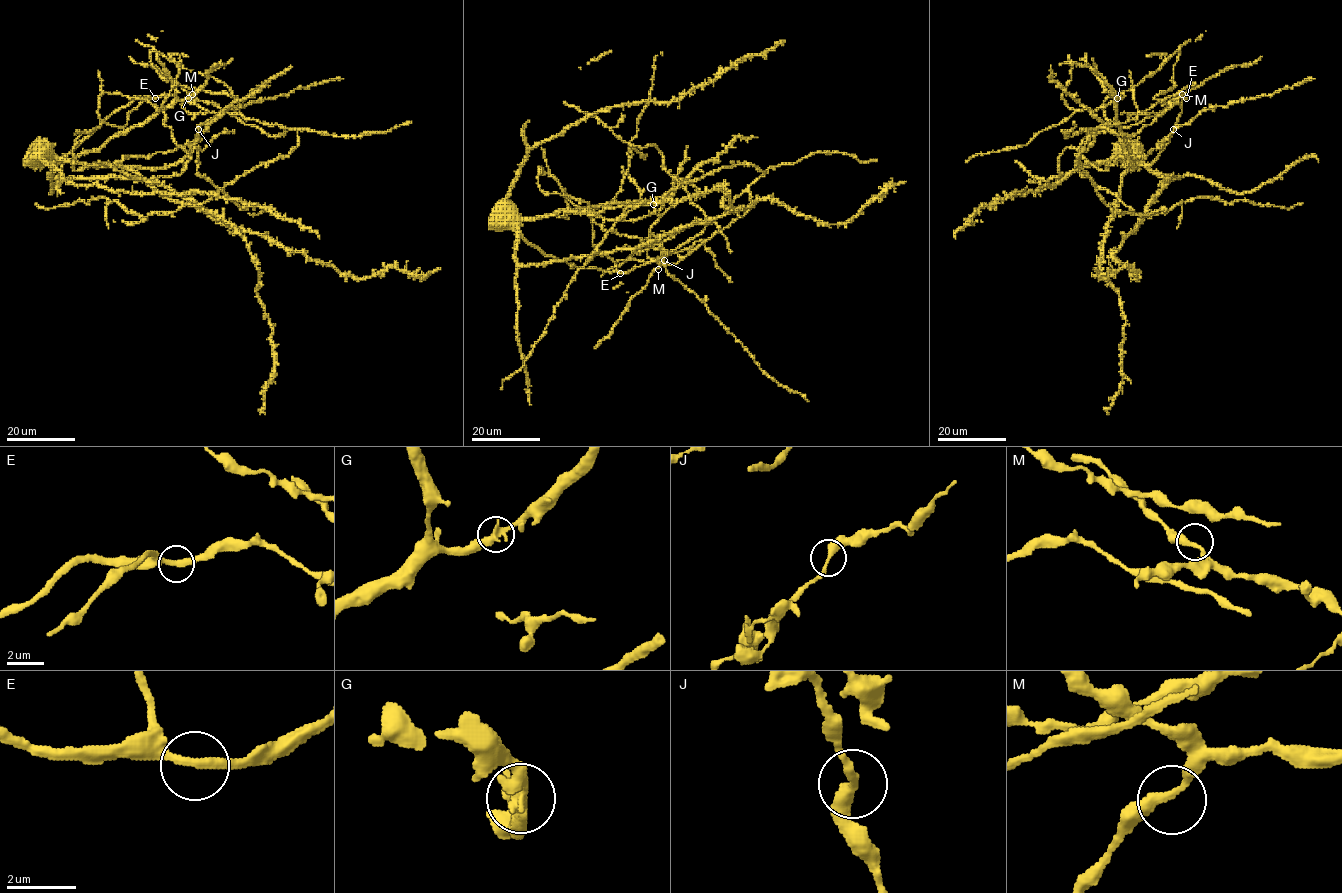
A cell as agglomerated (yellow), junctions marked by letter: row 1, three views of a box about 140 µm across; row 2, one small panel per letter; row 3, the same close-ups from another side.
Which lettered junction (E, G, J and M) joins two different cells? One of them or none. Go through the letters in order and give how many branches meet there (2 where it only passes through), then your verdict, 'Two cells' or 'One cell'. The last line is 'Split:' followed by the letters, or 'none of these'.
E: Branches: 2. One cell
G: Branches: 2. One cell
J: Branches: 2. One cell
M: Branches: 2. One cell
Split: none of these

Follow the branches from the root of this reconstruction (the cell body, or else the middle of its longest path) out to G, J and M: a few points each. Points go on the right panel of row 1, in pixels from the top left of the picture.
G: (1181, 101), (1181, 111), (1169, 143), (1150, 164), (1146, 164), (1129, 156), (1128, 145), (1117, 122), (1117, 98)
J: (1181, 101), (1086, 133), (1079, 153), (1104, 170), (1173, 129)
M: (1181, 101), (1186, 98), (1183, 94), (1174, 100), (1182, 94)

